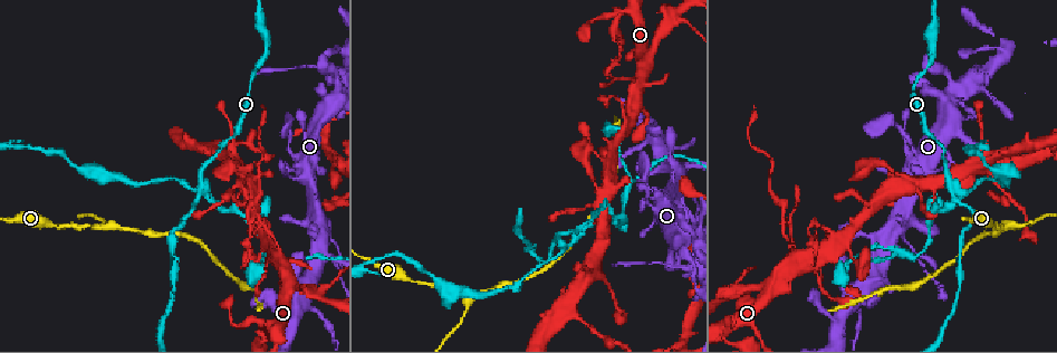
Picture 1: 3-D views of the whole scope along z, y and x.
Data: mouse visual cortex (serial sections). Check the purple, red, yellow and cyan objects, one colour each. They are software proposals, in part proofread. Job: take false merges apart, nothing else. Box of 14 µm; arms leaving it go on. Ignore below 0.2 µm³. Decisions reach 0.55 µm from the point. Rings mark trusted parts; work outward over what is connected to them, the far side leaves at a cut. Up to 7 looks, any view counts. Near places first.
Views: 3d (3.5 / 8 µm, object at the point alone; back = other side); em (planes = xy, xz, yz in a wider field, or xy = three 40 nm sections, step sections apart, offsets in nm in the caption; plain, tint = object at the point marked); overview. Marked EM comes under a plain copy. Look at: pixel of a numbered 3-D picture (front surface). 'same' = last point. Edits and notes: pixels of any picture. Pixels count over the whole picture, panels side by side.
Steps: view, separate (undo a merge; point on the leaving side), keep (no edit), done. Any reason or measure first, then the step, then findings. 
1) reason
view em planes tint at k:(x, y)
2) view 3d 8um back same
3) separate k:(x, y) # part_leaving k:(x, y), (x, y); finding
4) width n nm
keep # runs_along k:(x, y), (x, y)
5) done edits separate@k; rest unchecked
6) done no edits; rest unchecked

sudden change in width
view 3d 3.5um at 1:(793, 243)

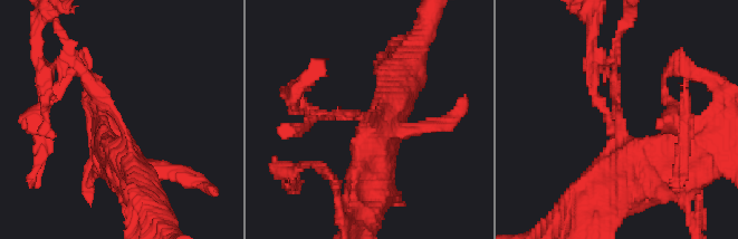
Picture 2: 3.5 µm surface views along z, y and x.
need the tissue
view em xy step 5 tint at 2:(370, 119)

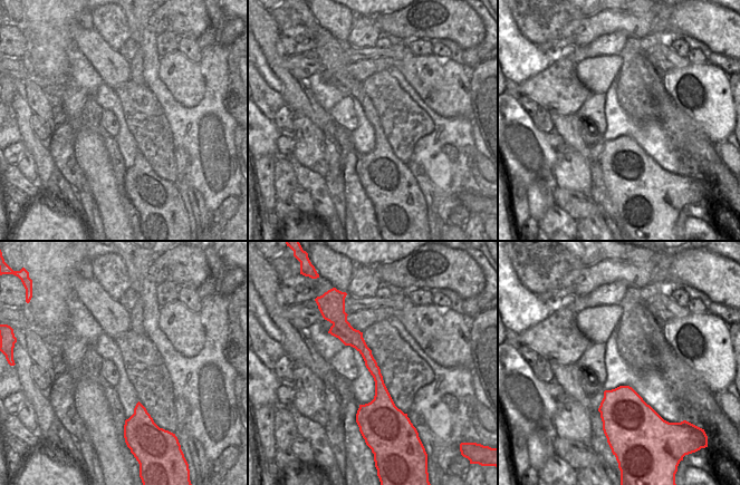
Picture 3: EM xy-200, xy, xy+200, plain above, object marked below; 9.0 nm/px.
arm_widths 150, 450 nm
separate 2:(614, 91) # part_leaving 2:(616, 117), (616, 63), (593, 63); two cells meet here

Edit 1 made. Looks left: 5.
view overview

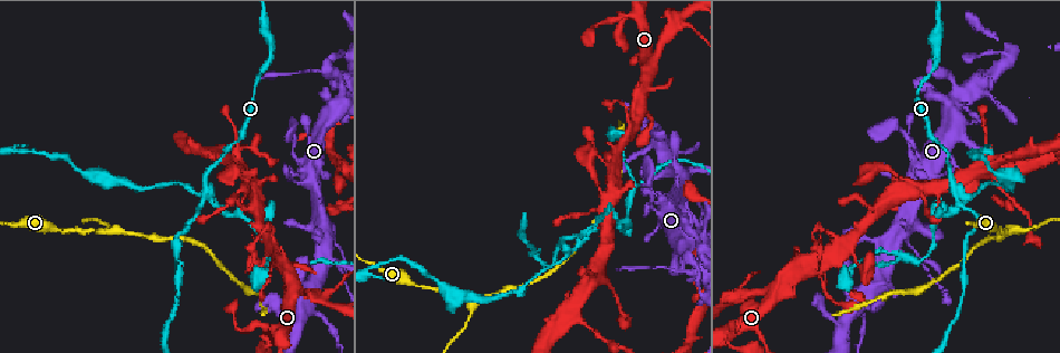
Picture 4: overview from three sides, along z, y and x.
calibre changes
view 3d 3.5um at 4:(995, 231)

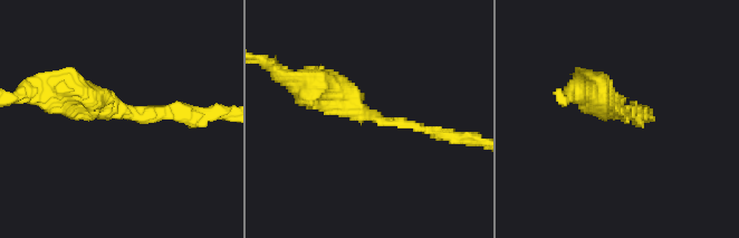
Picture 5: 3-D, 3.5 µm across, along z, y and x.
arm_widths 150, 400 nm
view em xy step 2 tint at 5:(620, 110)

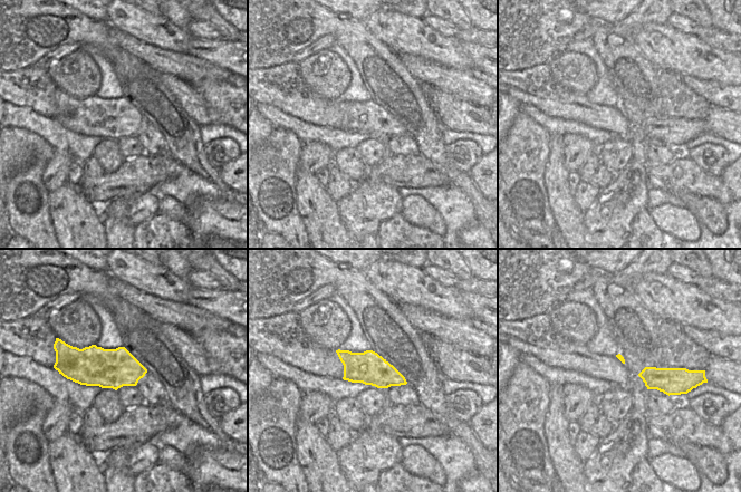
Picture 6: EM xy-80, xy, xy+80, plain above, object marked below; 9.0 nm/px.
keep # continuous, no second cell

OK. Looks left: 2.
three-way junction
view 3d 3.5um at 4:(208, 196)

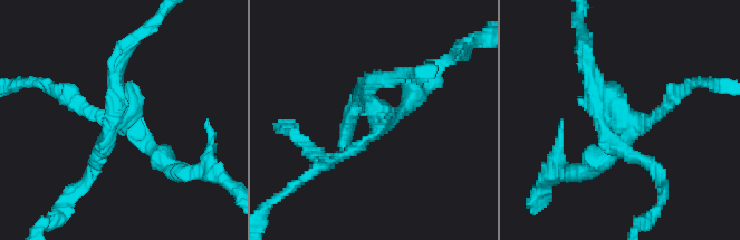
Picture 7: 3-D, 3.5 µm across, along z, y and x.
arms 3; arm_widths 150, 200, 250 nm; shape alone is not enough
view em xy step 2 tint at 7:(379, 127)

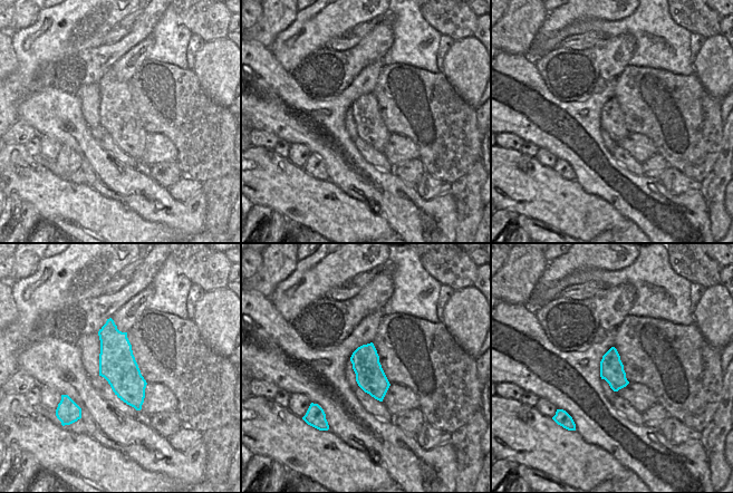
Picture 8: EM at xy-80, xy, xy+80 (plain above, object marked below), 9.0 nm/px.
separate 7:(404, 109) # a second cell is stuck on

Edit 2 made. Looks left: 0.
done edits separate@2, separate@7; rest unchecked

